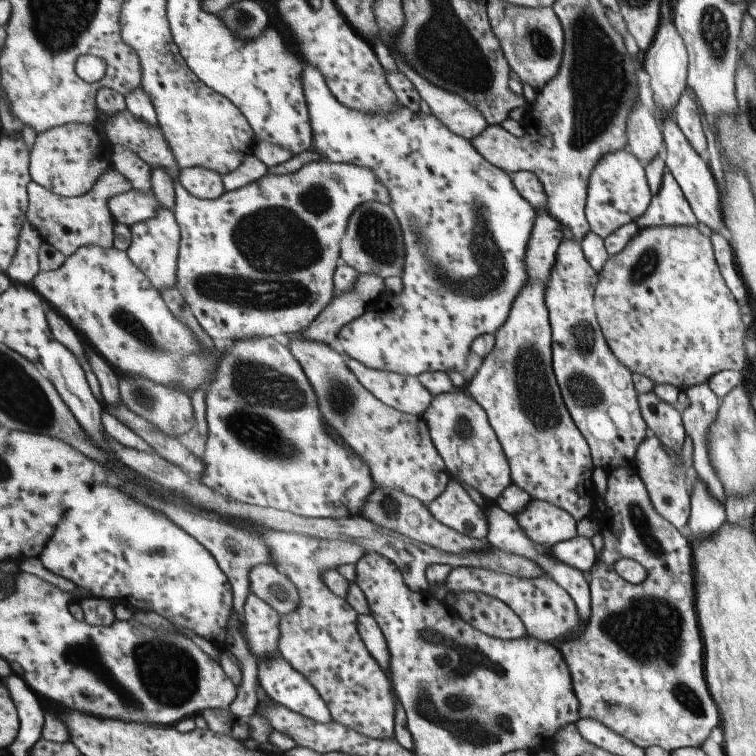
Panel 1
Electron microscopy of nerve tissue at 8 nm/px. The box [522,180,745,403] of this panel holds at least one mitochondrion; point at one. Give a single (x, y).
(646, 265)

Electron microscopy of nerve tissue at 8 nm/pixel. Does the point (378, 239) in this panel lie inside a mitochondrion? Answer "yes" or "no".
yes

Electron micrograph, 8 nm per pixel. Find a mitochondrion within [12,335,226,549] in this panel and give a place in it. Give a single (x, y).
(145, 398)

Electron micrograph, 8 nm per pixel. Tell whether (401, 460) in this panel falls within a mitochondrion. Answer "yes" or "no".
no

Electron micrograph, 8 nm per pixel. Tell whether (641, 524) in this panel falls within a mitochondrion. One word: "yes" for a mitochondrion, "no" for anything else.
yes

